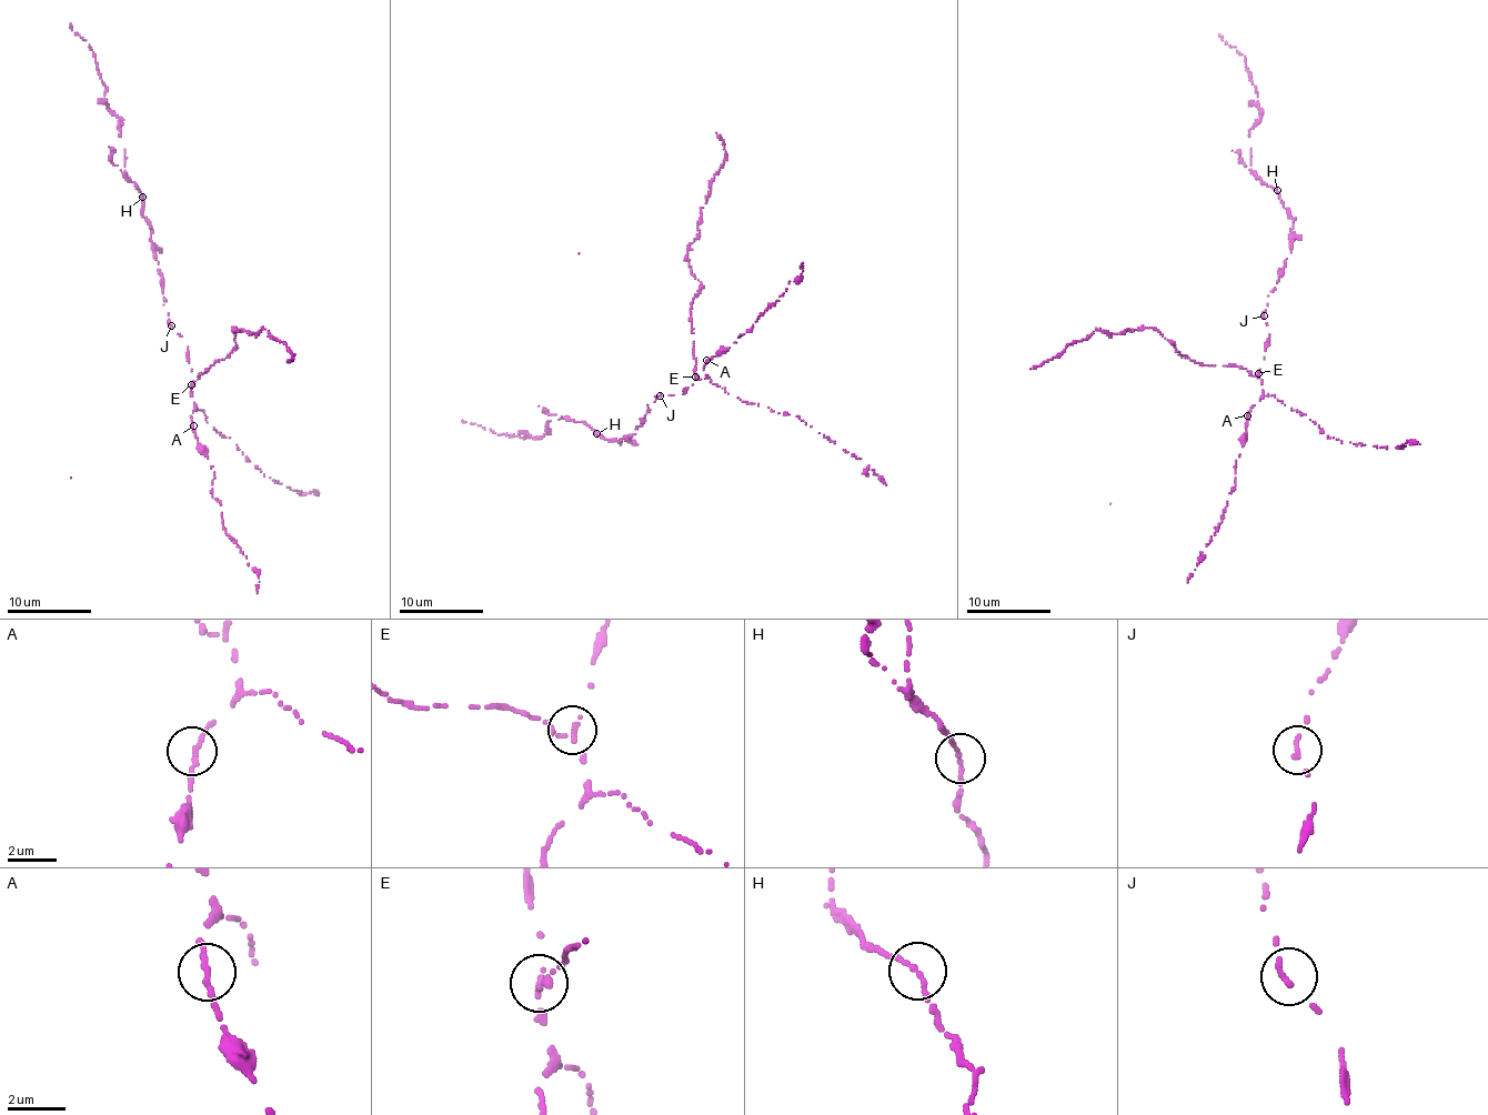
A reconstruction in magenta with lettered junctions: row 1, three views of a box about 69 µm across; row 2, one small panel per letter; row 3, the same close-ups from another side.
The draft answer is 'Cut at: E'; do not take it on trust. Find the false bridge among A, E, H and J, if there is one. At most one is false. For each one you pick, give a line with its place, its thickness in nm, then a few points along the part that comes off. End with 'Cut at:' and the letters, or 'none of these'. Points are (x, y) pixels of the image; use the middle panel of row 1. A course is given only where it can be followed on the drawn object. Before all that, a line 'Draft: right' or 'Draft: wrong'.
Draft: right
E: (695, 377) | 170 nm | (695, 377), (691, 312), (702, 288), (692, 272), (687, 247), (700, 232), (711, 181), (724, 162), (716, 132)
Cut at: E

